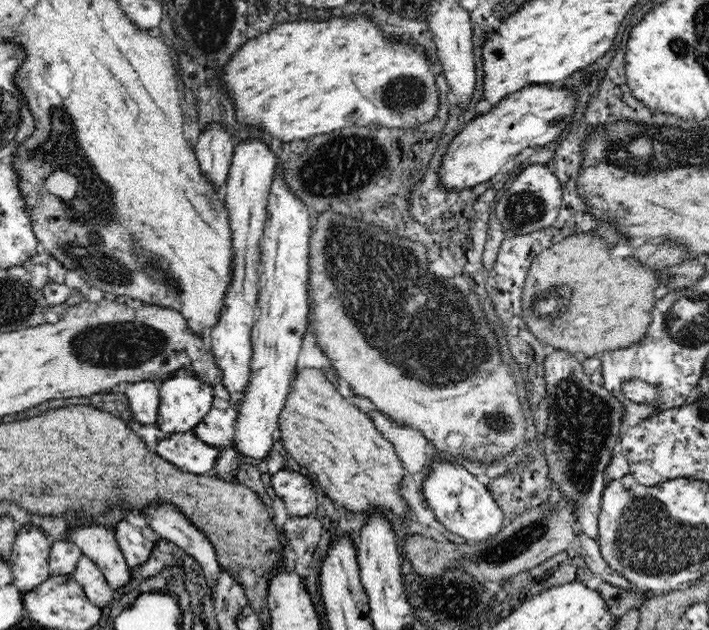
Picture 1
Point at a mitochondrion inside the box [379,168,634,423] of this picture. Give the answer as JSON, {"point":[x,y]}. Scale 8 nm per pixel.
{"point":[524,209]}

